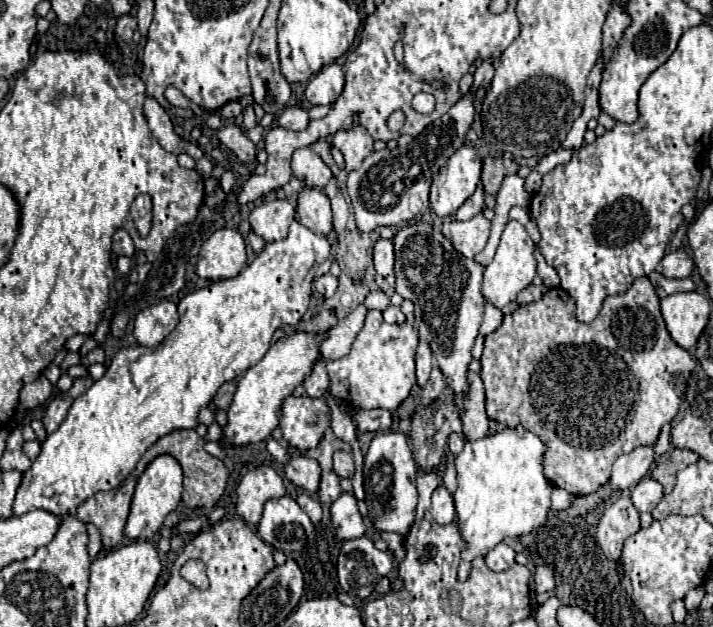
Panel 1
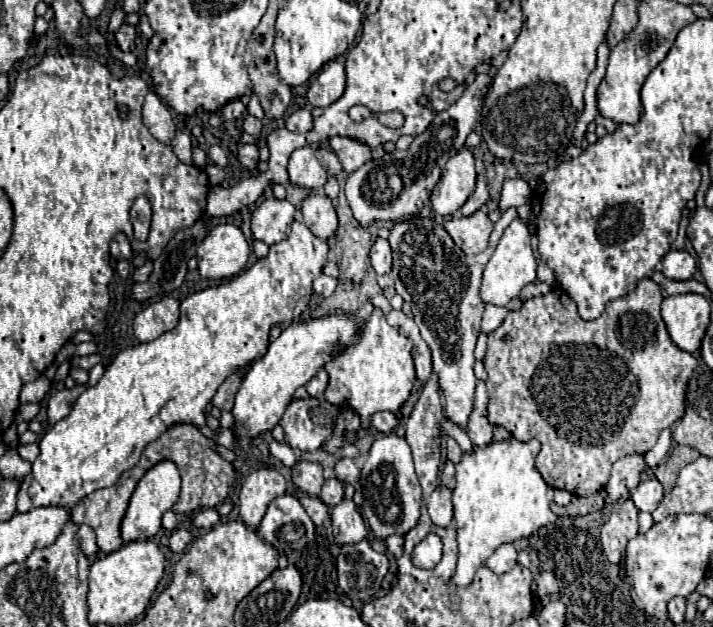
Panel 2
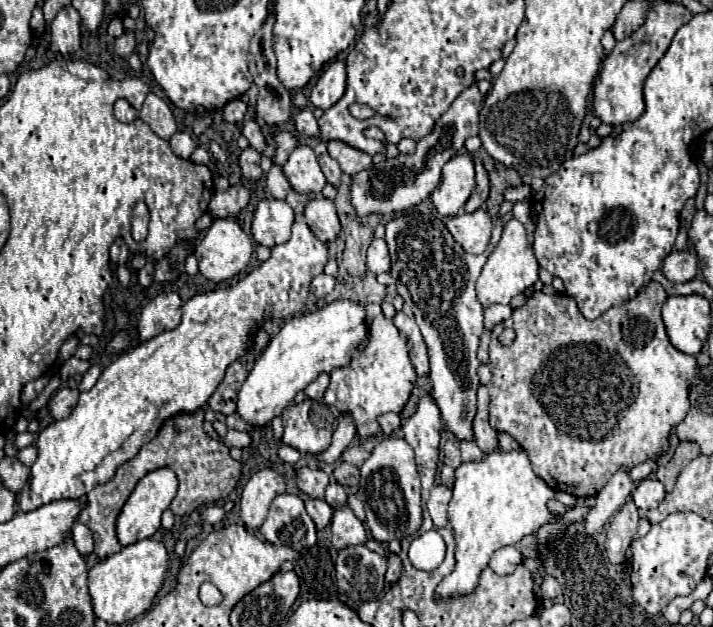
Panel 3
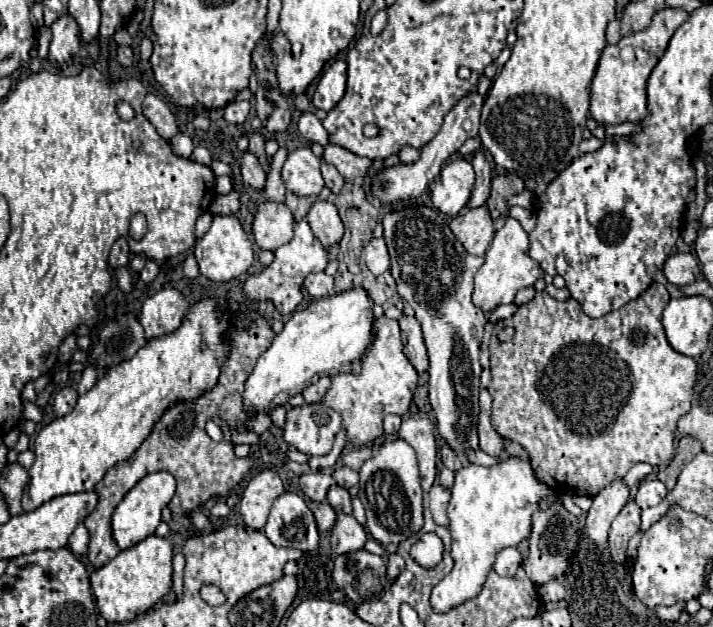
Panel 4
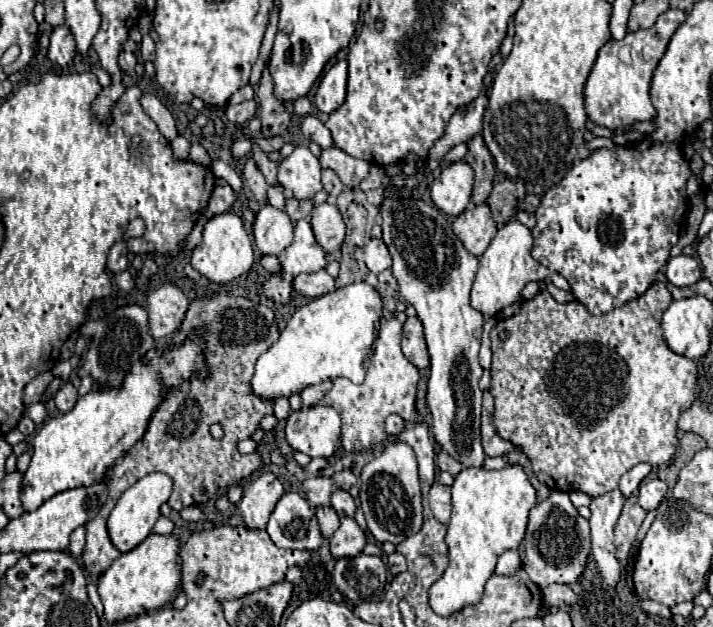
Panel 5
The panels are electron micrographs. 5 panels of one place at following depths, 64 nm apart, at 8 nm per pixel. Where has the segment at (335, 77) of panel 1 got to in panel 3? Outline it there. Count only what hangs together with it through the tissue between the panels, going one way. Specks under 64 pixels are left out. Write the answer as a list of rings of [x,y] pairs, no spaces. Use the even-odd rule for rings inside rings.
[[[342,60],[330,62],[324,68],[324,72],[320,74],[316,86],[312,88],[310,102],[316,108],[328,110],[330,106],[334,106],[344,96],[344,90],[346,90],[344,82],[346,82],[346,64]]]

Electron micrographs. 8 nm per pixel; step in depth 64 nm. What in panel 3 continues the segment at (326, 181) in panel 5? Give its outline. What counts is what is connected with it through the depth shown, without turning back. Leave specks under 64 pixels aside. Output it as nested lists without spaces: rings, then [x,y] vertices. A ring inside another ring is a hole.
[[[322,154],[322,156],[318,158],[318,162],[320,162],[320,168],[322,168],[328,184],[332,184],[334,188],[338,188],[338,186],[340,186],[340,176],[342,176],[338,162],[332,160],[328,154]]]

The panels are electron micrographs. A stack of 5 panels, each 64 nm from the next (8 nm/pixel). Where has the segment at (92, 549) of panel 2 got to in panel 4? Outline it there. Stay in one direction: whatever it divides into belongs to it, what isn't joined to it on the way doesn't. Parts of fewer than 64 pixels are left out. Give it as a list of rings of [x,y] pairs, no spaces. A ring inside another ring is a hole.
[[[78,524],[76,530],[72,532],[70,540],[68,540],[68,546],[70,546],[70,550],[72,550],[76,556],[84,556],[84,554],[88,552],[88,540],[90,540],[90,536],[88,536],[86,526],[84,526],[84,524]]]

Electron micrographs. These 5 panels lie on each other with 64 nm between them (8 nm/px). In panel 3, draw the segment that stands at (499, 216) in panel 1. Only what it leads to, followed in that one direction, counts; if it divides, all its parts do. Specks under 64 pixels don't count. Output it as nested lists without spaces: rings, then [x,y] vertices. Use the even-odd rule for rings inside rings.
[[[522,184],[518,188],[508,188],[506,194],[504,194],[504,198],[512,200],[512,202],[528,202],[530,200],[530,192],[532,192],[532,188],[526,186],[526,184]]]

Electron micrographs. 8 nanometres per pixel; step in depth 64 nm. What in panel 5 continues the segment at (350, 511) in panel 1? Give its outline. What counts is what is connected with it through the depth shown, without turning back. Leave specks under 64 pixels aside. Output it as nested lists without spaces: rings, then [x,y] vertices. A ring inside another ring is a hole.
[[[342,518],[340,528],[330,538],[330,552],[338,558],[358,556],[366,546],[366,534],[360,530],[354,518]]]

